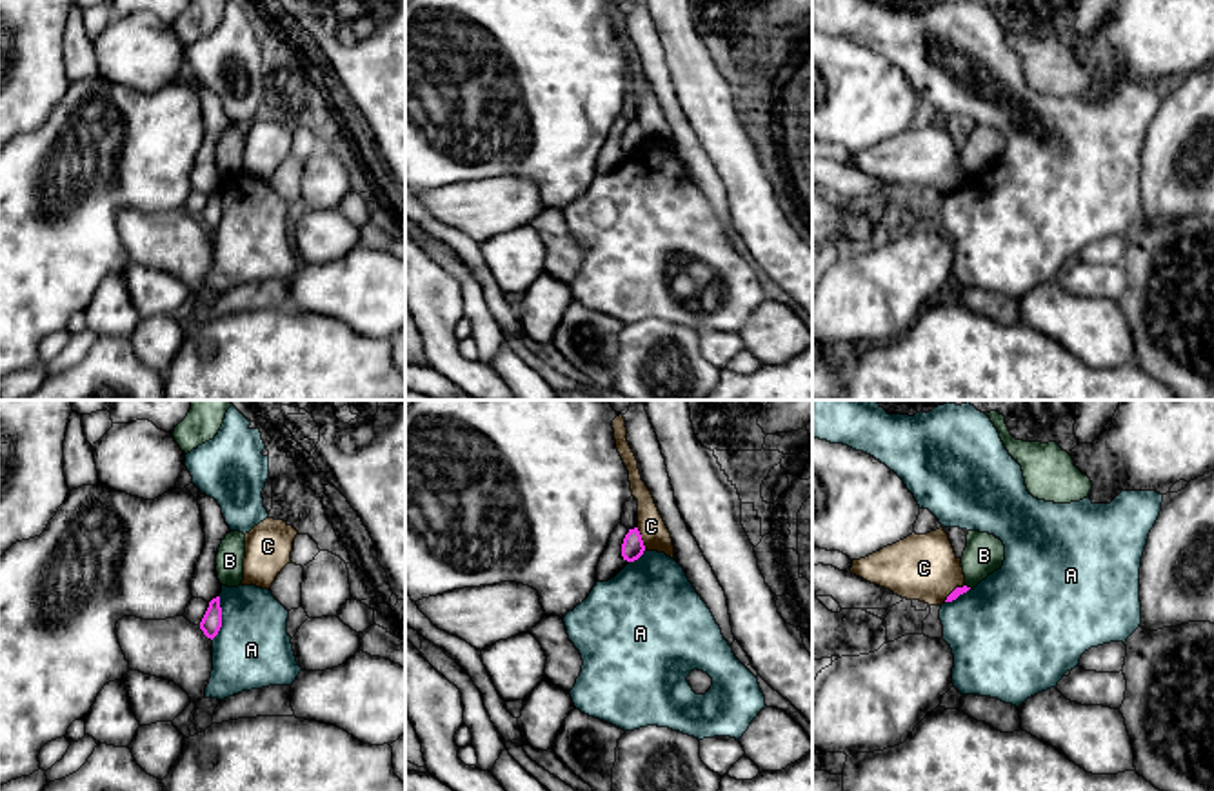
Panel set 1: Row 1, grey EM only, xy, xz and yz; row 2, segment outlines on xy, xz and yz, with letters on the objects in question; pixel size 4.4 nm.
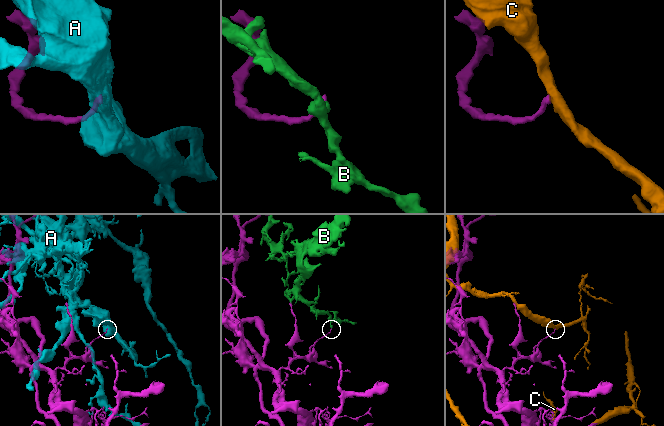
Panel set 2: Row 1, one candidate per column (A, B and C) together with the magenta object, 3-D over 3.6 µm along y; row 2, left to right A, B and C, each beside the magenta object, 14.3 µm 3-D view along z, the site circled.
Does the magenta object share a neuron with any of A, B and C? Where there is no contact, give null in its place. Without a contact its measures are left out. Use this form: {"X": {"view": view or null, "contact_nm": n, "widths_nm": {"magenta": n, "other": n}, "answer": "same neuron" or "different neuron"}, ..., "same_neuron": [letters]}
{"A": {"view": "xy", "contact_nm": 200, "widths_nm": {"magenta": 90, "other": 340}, "answer": "different neuron"}, "B": {"view": "yz", "contact_nm": 40, "widths_nm": {"magenta": 40, "other": 170}, "answer": "different neuron"}, "C": {"view": "xz", "contact_nm": 100, "widths_nm": {"magenta": 100, "other": 120}, "answer": "different neuron"}, "same_neuron": []}

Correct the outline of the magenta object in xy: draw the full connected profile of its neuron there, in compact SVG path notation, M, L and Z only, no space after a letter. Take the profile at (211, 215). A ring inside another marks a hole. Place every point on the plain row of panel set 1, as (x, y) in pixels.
M220 189L213 191L209 195L209 200L200 215L200 222L207 231L214 231L222 220L222 200L220 200Z

